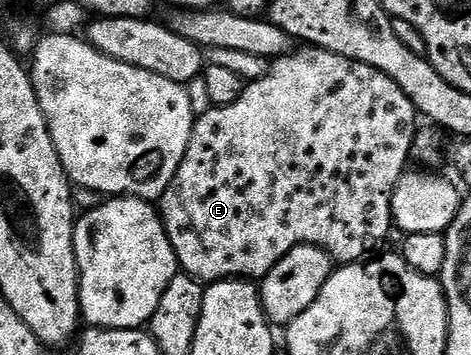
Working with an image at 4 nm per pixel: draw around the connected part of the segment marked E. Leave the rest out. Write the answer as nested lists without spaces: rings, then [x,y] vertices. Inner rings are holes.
[[[302,46],[299,49],[299,52],[297,49],[290,51],[287,56],[279,56],[267,67],[259,80],[249,81],[243,87],[240,98],[232,102],[232,106],[207,107],[207,112],[203,116],[201,113],[195,119],[184,162],[180,162],[168,190],[164,190],[160,201],[160,215],[162,225],[172,242],[172,250],[178,259],[178,267],[192,279],[201,280],[203,285],[215,284],[217,280],[261,281],[262,277],[268,274],[268,270],[272,270],[272,266],[276,266],[276,262],[280,262],[280,258],[288,254],[288,250],[301,244],[323,248],[335,265],[356,264],[377,253],[383,247],[381,244],[390,236],[393,192],[403,173],[407,171],[406,163],[411,163],[410,151],[414,133],[420,124],[419,114],[412,106],[408,94],[404,94],[404,90],[400,90],[400,86],[396,86],[396,82],[392,82],[388,74],[376,70],[376,66],[368,66],[364,62],[332,54],[323,48]]]

